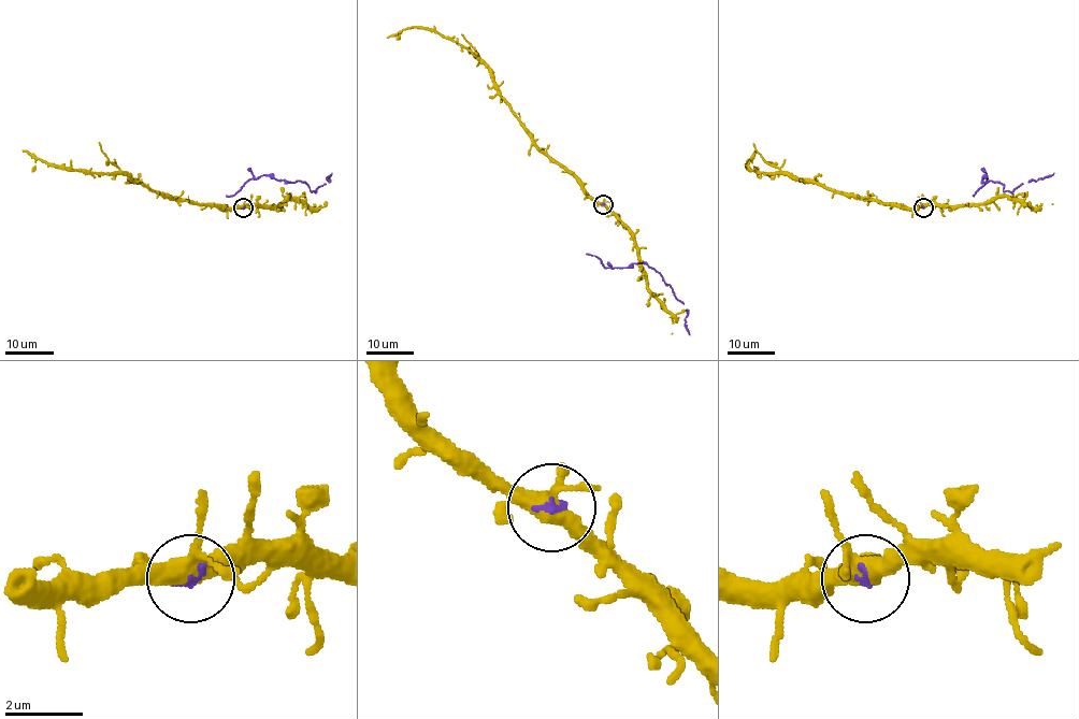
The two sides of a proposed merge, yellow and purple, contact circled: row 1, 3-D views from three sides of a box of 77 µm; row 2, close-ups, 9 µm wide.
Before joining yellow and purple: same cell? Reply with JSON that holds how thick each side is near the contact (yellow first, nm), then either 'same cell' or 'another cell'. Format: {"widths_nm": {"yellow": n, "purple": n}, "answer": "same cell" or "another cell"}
{"widths_nm": {"yellow": 400, "purple": 120}, "answer": "same cell"}

